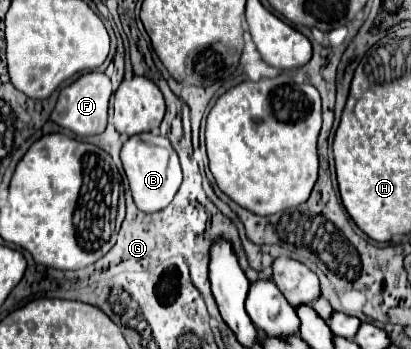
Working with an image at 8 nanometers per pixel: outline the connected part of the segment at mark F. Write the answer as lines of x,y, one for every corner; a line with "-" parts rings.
99,72
83,74
79,80
75,80
73,84
61,90
59,100
51,112
51,120
57,122
61,128
71,130
77,136
101,134
107,126
107,104
109,104
111,92
113,92
111,82
105,74
99,74

